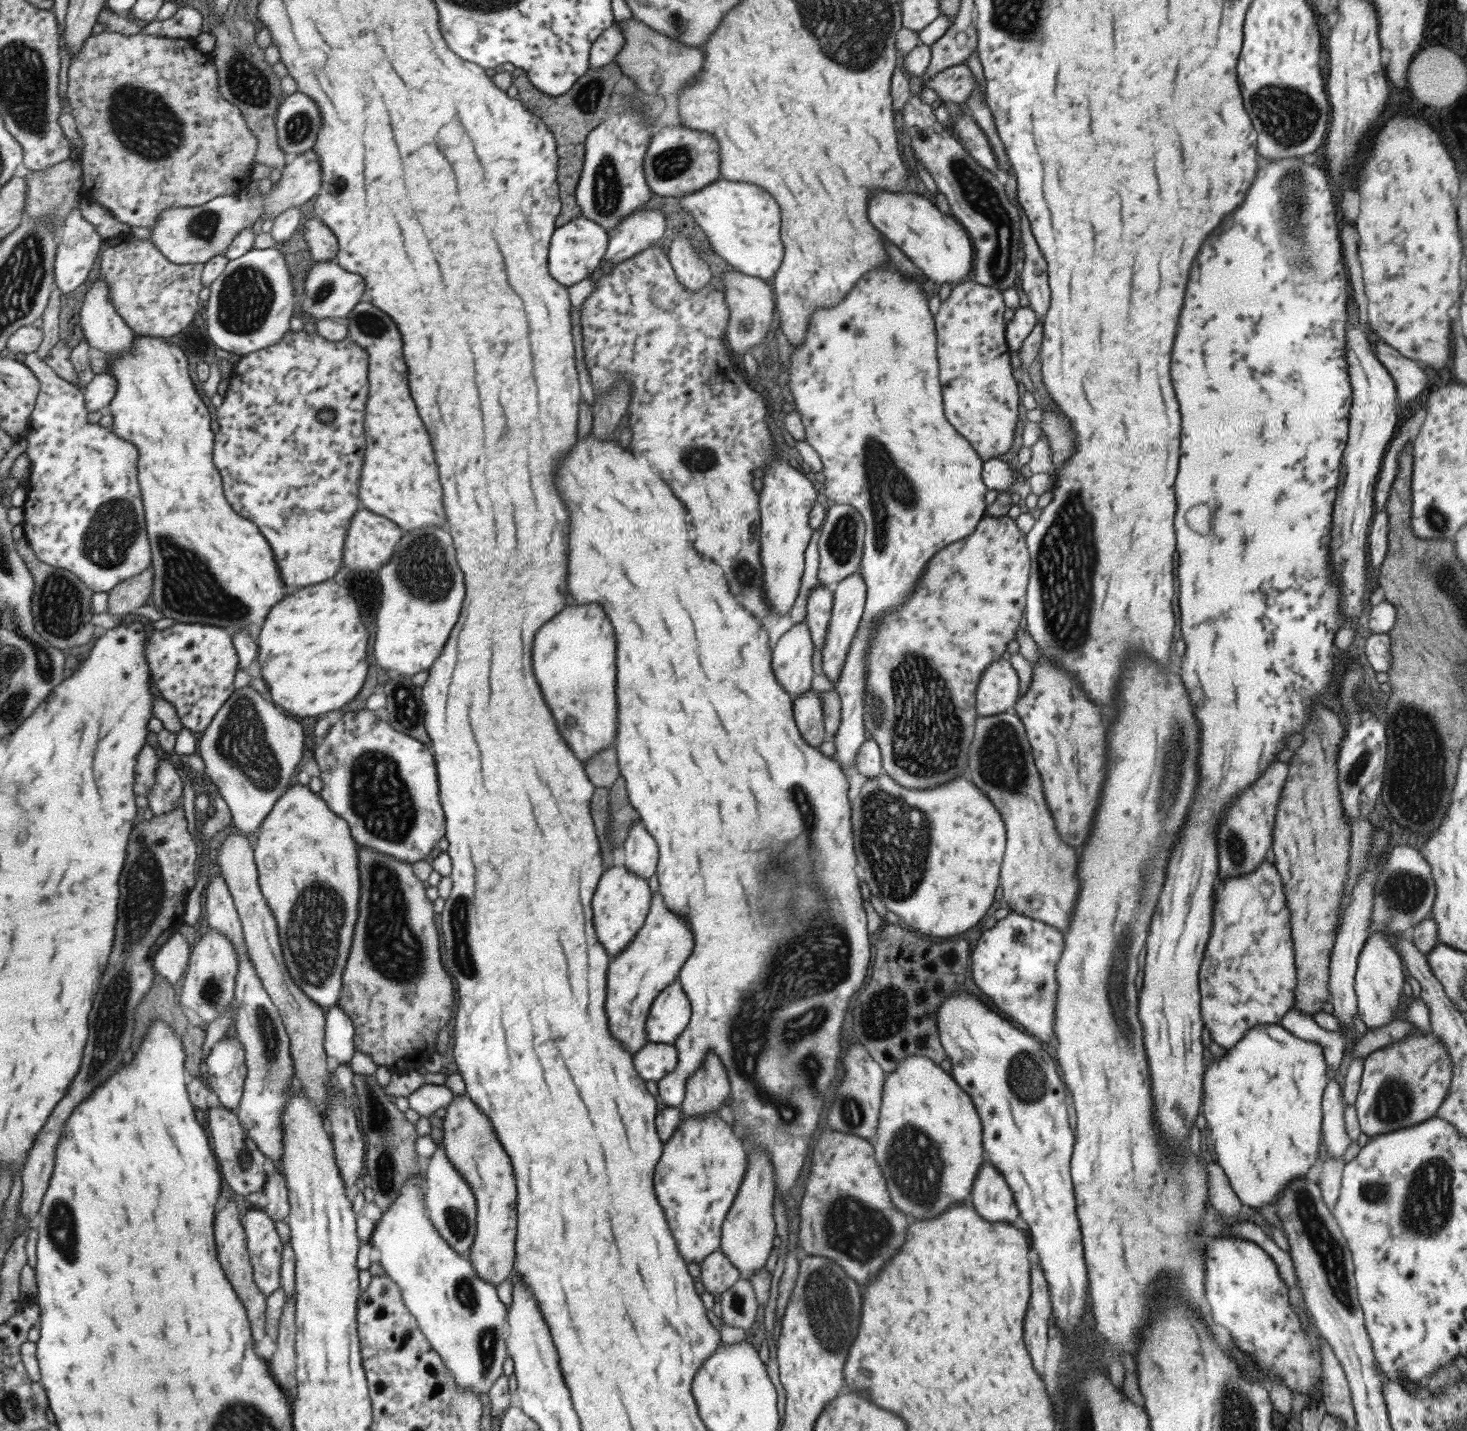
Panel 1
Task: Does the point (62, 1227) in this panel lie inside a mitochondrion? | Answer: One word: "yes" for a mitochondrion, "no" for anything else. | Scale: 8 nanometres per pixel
yes

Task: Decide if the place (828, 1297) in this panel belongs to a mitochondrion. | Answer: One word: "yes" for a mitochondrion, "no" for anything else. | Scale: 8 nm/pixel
yes

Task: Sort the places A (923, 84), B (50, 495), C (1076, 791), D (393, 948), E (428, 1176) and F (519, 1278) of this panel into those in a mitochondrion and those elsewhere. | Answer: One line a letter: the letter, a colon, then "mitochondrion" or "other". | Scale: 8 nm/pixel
A: other
B: other
C: other
D: mitochondrion
E: other
F: other

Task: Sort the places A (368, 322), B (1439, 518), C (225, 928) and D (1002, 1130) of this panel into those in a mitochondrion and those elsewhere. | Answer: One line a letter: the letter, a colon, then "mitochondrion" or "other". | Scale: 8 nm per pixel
A: mitochondrion
B: mitochondrion
C: other
D: other

